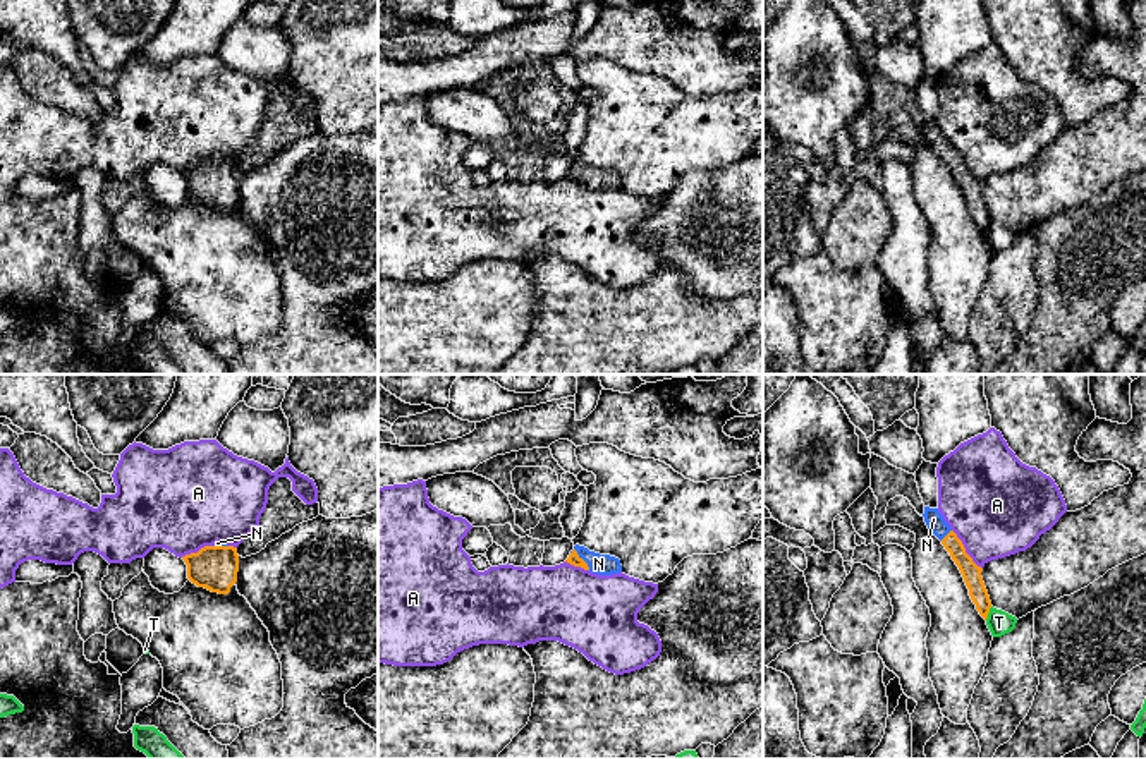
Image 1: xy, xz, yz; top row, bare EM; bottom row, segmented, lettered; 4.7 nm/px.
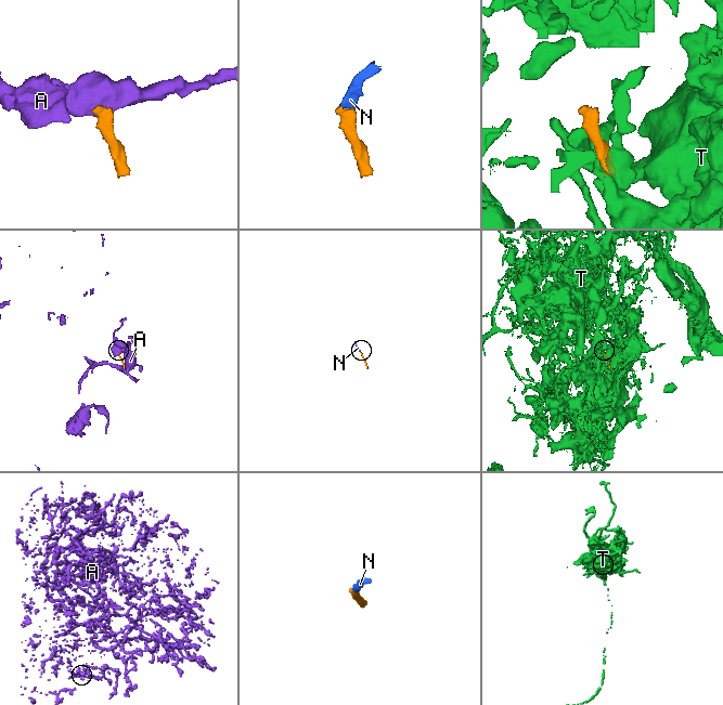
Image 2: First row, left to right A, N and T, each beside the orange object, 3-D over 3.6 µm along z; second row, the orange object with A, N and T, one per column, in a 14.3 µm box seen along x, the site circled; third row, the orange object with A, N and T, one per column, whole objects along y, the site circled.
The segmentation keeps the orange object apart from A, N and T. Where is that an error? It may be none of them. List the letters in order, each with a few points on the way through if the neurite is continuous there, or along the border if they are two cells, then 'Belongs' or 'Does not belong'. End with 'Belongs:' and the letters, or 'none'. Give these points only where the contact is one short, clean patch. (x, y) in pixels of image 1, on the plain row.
A: Boundary: yz (952, 145), (964, 167), (981, 184). Does not belong
N: Path across: xz (572, 174), (581, 174), (598, 179). Belongs
T: Does not belong
Belongs: N

